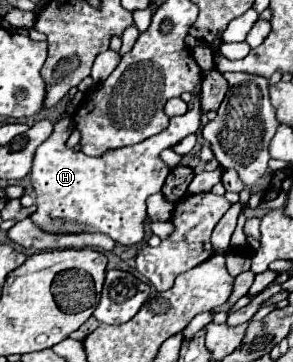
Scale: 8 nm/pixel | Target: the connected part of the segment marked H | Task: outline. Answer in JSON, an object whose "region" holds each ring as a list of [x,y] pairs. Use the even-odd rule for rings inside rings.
{"region":[[[189,109],[185,115],[173,117],[163,135],[155,135],[133,147],[123,147],[121,151],[109,151],[101,159],[66,146],[73,126],[70,118],[55,121],[51,137],[35,151],[31,183],[37,193],[37,211],[31,219],[49,233],[101,231],[123,245],[143,241],[147,219],[145,199],[161,191],[169,173],[169,167],[159,161],[159,153],[199,129],[199,109]]]}

